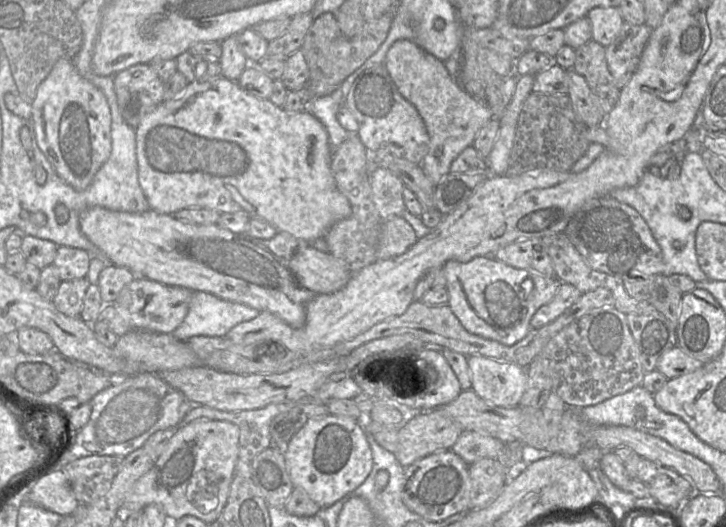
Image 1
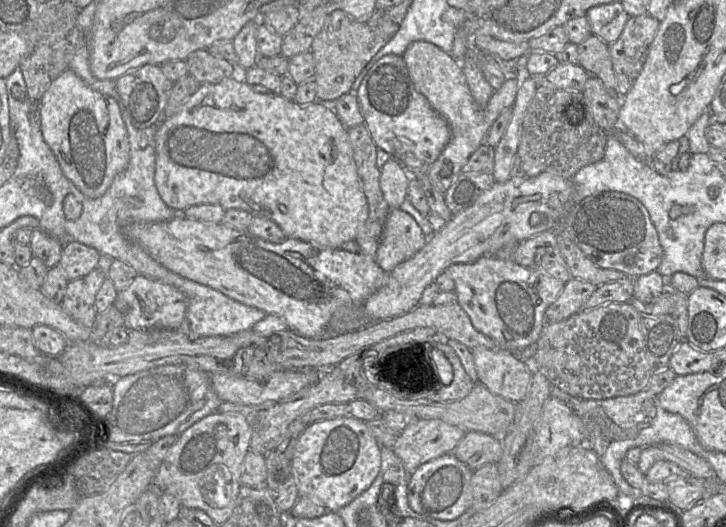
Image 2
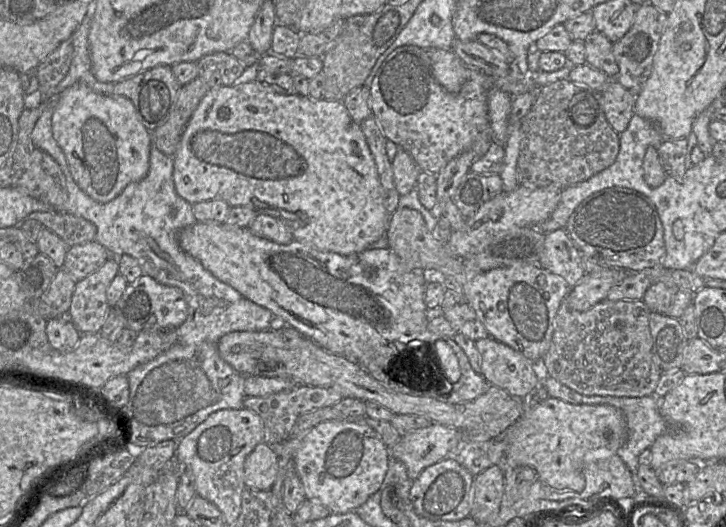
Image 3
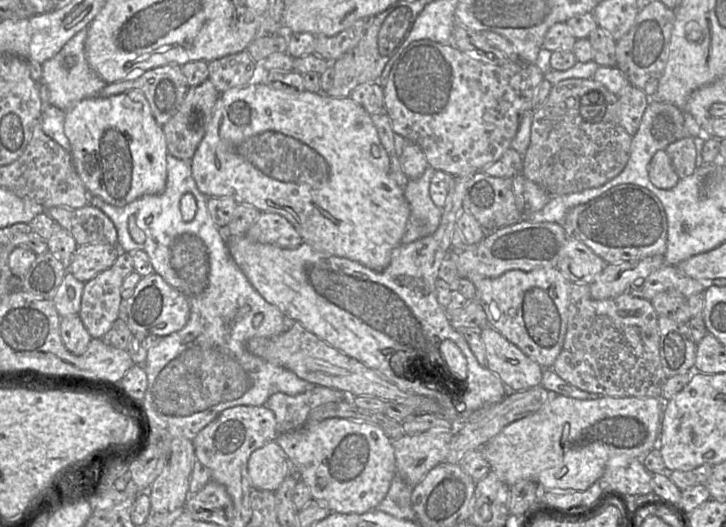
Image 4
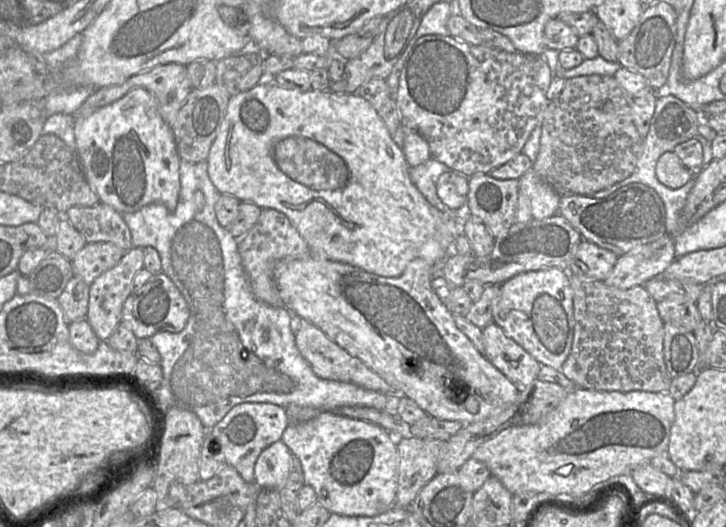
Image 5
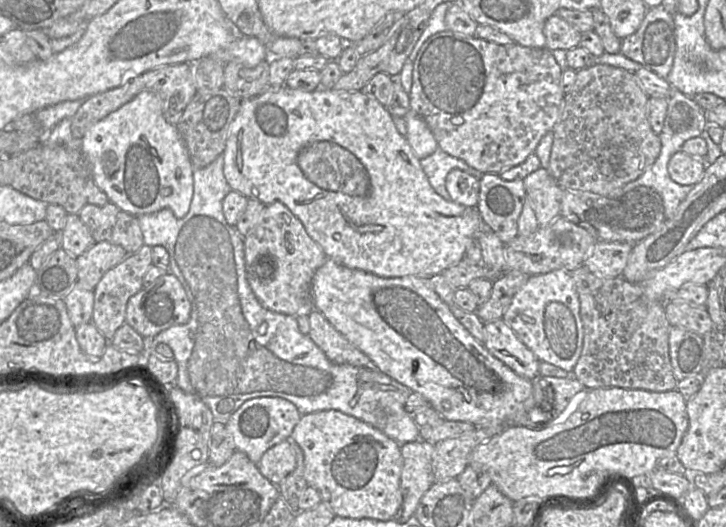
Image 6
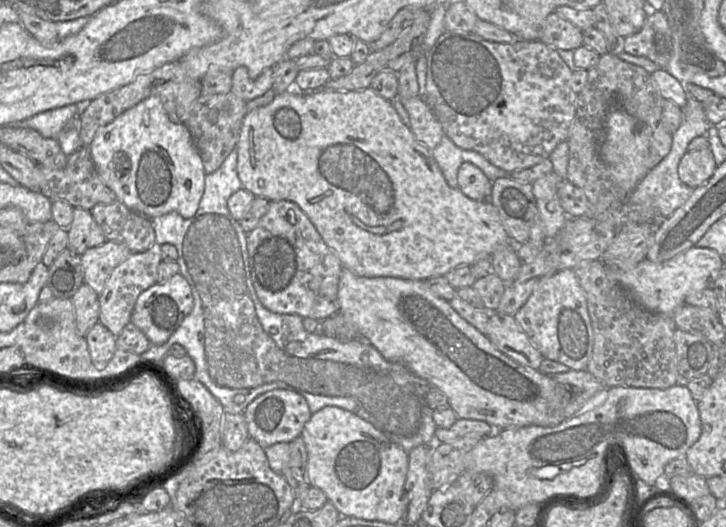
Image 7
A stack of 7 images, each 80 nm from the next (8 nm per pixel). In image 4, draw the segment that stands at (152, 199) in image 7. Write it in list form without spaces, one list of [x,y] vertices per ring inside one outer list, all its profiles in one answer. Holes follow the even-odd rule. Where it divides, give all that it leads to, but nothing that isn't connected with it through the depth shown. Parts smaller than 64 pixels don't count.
[[[141,90],[110,97],[85,98],[65,111],[64,133],[71,144],[73,165],[91,196],[123,207],[145,195],[164,191],[167,183],[168,150],[163,127],[155,120],[149,102]]]

